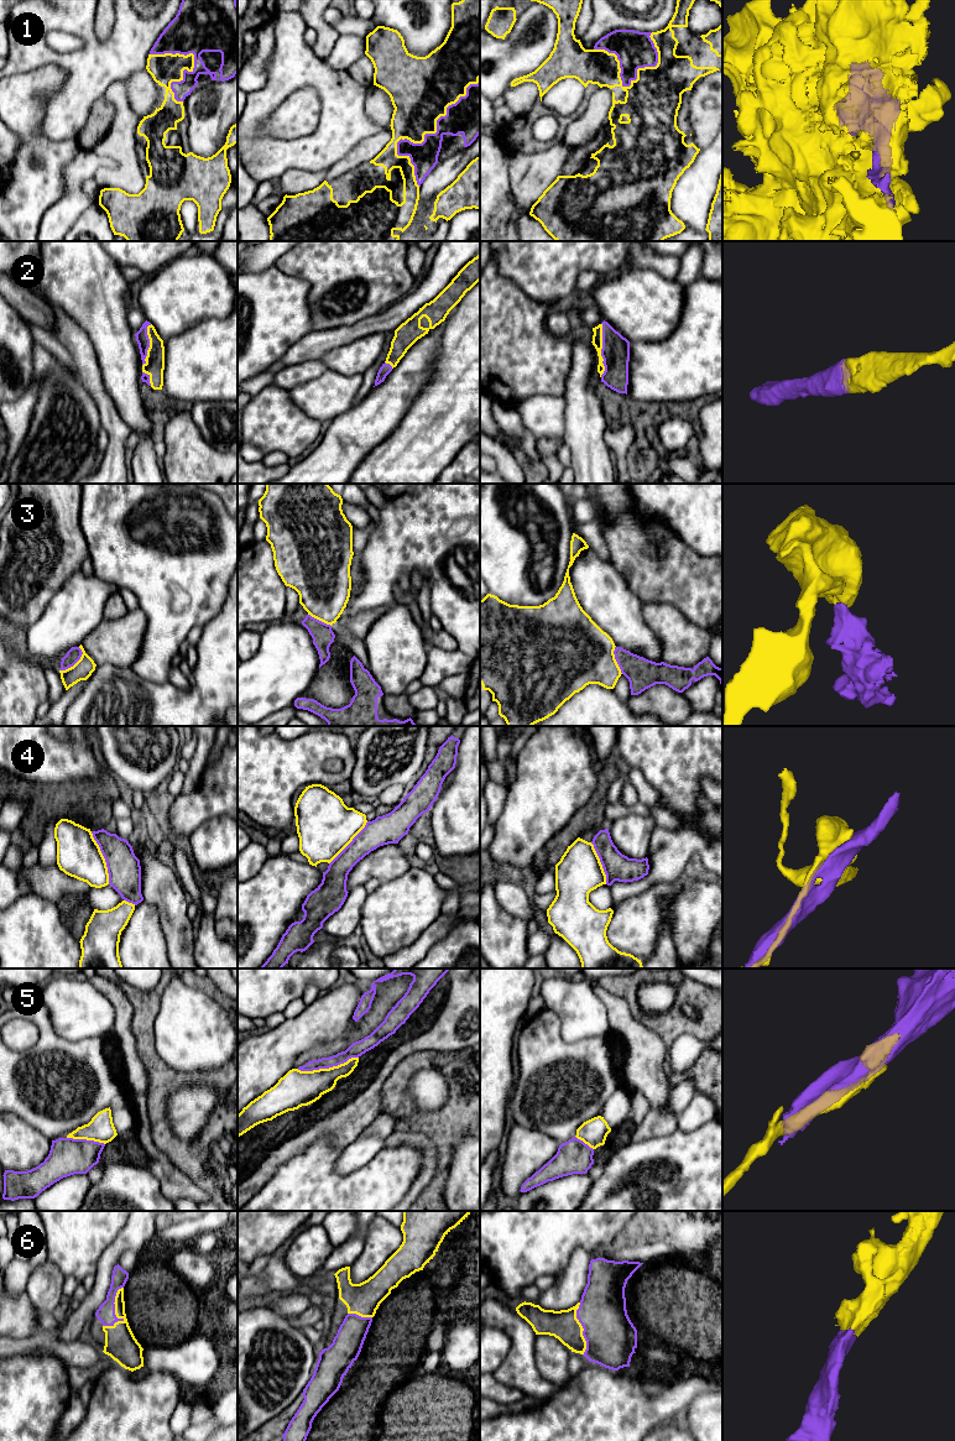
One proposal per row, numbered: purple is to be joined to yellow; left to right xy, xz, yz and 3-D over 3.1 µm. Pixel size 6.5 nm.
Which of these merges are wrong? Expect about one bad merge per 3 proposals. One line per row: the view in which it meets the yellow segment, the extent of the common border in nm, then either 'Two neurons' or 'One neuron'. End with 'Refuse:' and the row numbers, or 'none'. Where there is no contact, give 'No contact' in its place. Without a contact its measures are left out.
1: Touches yellow in xz. Shared border 800 nm. One neuron
2: Touches yellow in yz. Shared border 360 nm. One neuron
3: Touches yellow in xy. Shared border 200 nm. Two neurons
4: Touches yellow in xy. Shared border 360 nm. Two neurons
5: Touches yellow in xz. Shared border 400 nm. Two neurons
6: Touches yellow in xy. Shared border 300 nm. One neuron
Refuse: 3, 4, 5

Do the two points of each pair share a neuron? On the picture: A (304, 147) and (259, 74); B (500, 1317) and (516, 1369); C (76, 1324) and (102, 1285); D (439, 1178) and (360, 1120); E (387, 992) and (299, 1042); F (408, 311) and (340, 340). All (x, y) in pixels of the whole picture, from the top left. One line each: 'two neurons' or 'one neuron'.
A: two neurons
B: one neuron
C: one neuron
D: two neurons
E: two neurons
F: one neuron

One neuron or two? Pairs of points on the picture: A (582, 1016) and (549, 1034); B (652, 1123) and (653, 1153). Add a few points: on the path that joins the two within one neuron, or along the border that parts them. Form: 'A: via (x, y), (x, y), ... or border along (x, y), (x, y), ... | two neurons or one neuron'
A: border along (544, 1007), (557, 1014), (565, 1040), (588, 1038) | two neurons
B: border along (677, 1129), (668, 1134), (630, 1142) | two neurons

